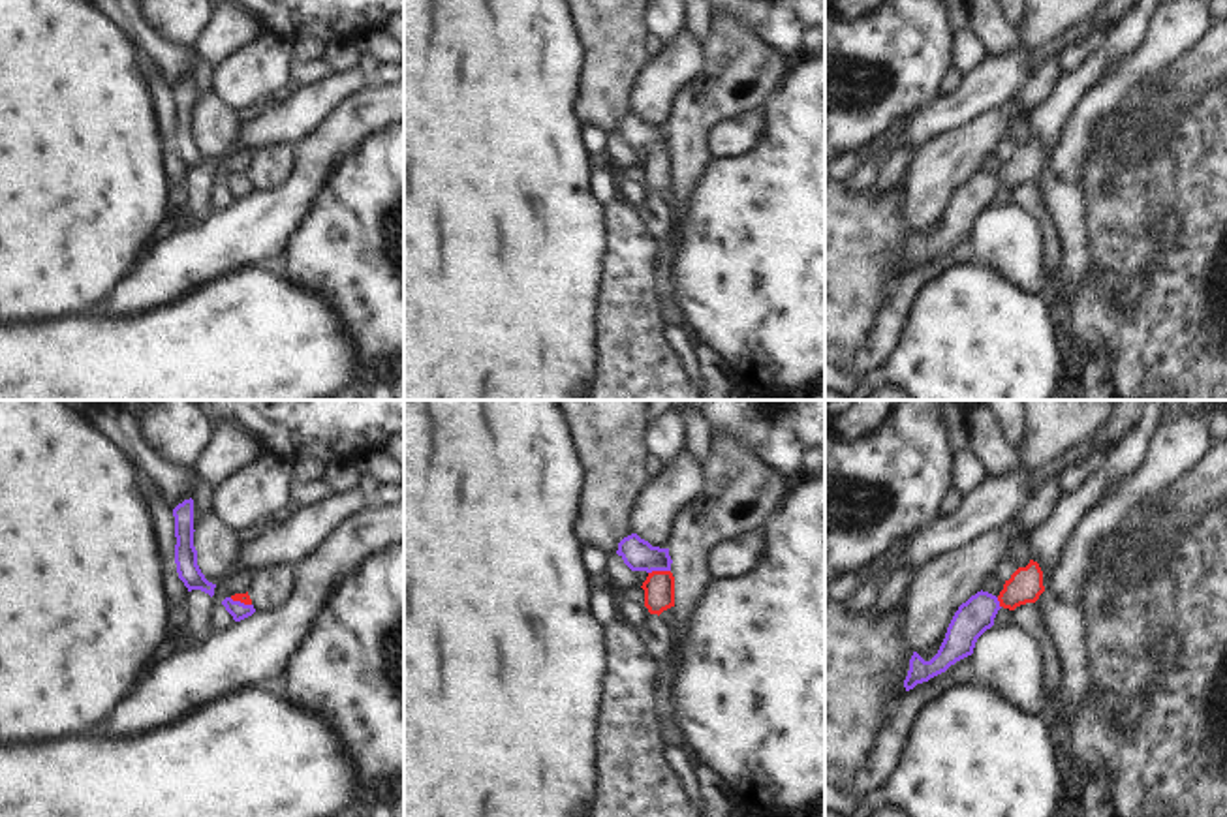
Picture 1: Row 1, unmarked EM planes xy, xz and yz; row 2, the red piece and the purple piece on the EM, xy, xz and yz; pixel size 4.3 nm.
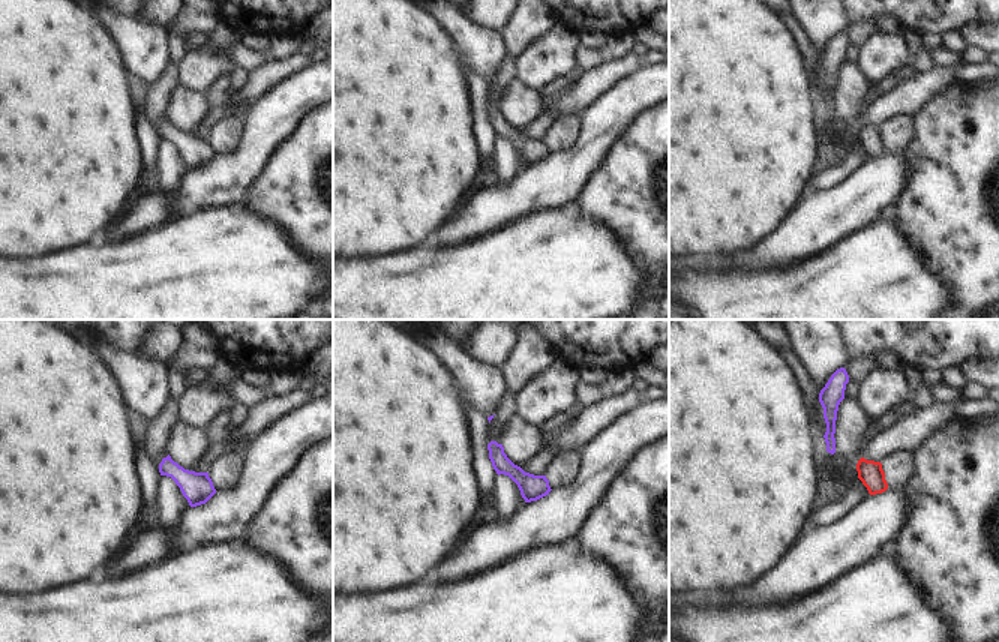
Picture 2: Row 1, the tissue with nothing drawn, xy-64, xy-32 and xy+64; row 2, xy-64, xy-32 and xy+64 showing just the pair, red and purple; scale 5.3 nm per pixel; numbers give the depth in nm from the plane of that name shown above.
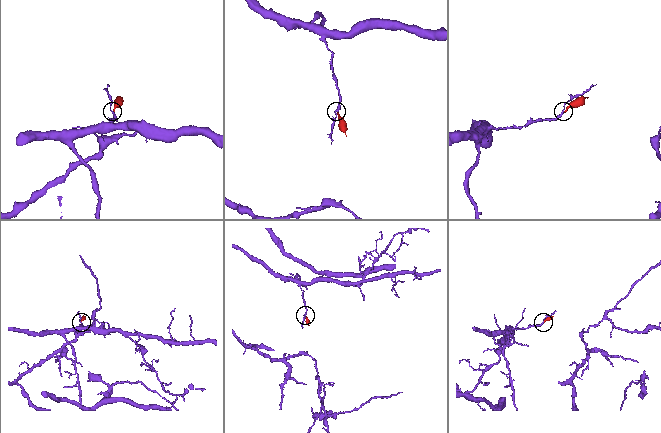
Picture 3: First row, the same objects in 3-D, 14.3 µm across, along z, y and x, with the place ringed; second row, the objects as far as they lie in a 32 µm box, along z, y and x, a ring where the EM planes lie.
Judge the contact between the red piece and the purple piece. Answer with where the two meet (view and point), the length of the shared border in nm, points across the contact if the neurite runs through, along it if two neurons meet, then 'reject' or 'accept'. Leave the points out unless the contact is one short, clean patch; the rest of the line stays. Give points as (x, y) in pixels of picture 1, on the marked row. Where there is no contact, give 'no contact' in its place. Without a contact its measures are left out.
xz (658, 571) | 100 nm | across xz (658, 586), (658, 571), (637, 554) | accept

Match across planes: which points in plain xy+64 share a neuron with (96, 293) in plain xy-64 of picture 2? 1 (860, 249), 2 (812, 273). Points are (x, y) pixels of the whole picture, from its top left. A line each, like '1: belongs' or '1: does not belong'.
1: belongs
2: belongs

